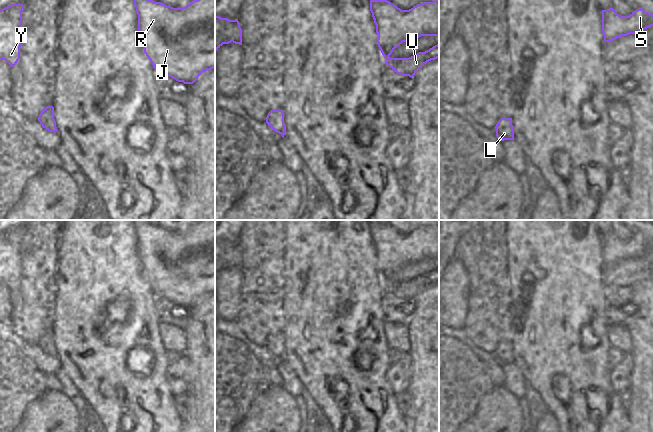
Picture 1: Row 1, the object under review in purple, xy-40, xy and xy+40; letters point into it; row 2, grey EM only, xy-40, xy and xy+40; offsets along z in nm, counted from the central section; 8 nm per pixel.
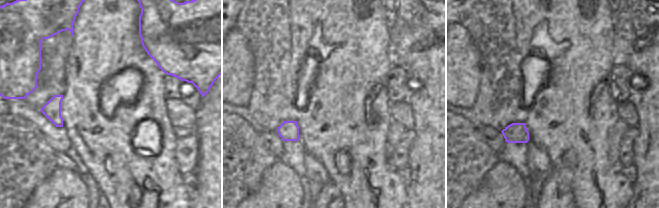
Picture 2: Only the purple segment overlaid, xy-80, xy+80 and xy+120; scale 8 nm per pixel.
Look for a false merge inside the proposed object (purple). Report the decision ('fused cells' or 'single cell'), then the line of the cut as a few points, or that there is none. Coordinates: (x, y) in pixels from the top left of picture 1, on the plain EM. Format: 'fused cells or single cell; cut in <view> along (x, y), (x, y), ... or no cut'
single cell; no cut

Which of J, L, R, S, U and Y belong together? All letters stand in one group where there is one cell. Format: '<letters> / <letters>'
J L R S U Y

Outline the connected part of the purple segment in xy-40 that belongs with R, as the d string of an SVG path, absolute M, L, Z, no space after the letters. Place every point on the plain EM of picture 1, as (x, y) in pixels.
M144 220L133 221L142 271L156 298L193 308L203 296L215 292L215 220L193 224L183 232L173 232Z

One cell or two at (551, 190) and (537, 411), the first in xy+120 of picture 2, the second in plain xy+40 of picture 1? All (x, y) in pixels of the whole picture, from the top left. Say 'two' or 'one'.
two

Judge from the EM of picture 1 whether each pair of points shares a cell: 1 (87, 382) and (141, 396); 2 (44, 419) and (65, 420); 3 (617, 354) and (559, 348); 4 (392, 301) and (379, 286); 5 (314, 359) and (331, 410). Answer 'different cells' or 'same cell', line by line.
1: same cell
2: same cell
3: different cells
4: different cells
5: same cell

